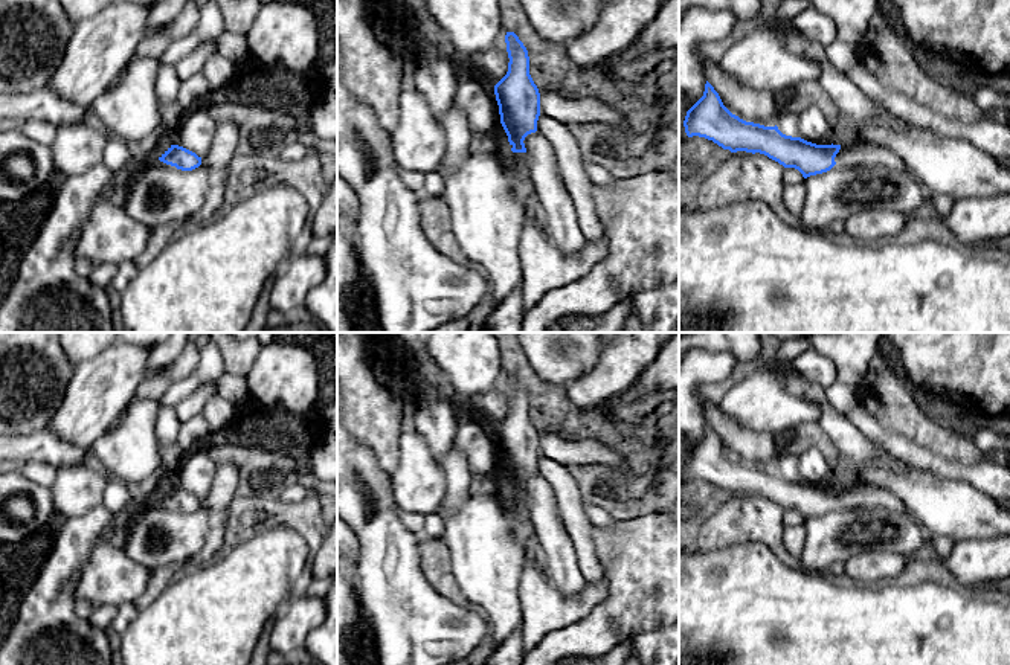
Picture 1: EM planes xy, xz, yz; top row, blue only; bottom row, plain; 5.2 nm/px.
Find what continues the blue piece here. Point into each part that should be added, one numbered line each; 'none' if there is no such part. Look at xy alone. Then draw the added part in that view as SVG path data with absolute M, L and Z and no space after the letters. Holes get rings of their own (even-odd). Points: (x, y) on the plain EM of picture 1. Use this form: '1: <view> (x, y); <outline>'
none

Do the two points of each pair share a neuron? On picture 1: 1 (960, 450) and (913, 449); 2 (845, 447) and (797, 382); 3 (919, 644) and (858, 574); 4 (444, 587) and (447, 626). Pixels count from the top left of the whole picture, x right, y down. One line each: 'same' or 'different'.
1: different
2: same
3: different
4: different

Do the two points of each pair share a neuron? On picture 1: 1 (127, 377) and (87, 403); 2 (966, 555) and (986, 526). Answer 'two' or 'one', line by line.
1: one
2: two

